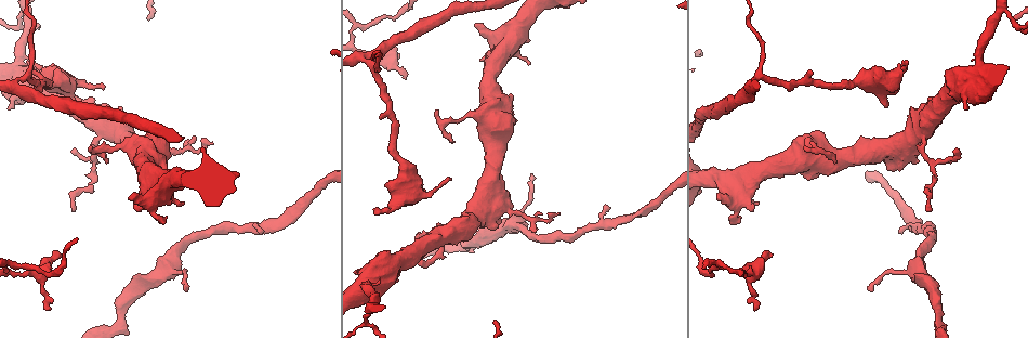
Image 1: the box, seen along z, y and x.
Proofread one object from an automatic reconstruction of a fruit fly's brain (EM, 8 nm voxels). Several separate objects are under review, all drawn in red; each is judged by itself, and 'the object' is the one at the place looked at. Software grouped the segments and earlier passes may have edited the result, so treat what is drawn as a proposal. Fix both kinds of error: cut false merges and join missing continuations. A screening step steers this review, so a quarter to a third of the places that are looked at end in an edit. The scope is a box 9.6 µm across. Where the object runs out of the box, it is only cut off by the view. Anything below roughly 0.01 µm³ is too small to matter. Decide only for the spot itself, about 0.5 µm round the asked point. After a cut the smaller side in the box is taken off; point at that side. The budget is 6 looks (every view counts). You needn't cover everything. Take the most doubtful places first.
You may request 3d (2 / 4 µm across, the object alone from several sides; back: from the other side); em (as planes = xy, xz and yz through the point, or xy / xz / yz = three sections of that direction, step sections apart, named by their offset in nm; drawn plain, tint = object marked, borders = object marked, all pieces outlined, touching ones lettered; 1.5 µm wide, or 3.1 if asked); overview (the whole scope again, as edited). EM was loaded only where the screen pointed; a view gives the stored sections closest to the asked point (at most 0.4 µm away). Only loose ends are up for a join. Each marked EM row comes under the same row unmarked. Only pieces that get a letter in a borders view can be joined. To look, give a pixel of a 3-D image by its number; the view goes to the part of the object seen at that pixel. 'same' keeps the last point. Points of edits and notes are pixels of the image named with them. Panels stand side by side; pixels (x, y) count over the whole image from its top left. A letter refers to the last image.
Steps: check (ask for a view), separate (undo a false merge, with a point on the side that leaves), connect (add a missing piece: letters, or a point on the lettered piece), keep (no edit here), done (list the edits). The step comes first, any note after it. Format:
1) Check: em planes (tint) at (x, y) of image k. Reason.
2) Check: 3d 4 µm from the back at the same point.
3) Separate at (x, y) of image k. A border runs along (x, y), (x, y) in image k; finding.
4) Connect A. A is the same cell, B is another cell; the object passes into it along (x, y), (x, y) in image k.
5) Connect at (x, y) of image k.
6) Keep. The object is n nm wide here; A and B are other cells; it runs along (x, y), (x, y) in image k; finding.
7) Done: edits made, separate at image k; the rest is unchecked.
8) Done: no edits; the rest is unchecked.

Check: em planes (borders) at (361, 59) of image 1. Sharp bend.

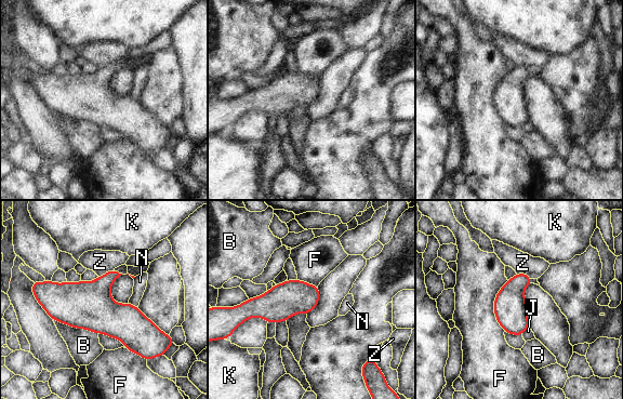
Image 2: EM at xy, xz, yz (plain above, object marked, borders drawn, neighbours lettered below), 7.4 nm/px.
Keep. B, F, J, K, N and Z are other cells; one neuron here.

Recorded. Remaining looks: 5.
Check: em planes (tint) at (772, 255) of image 1. An open end.

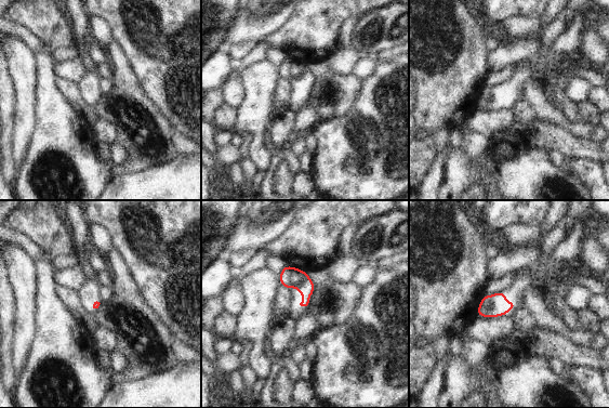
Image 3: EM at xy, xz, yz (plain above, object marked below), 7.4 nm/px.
Check: em planes (borders) at the same point. What lies round it.

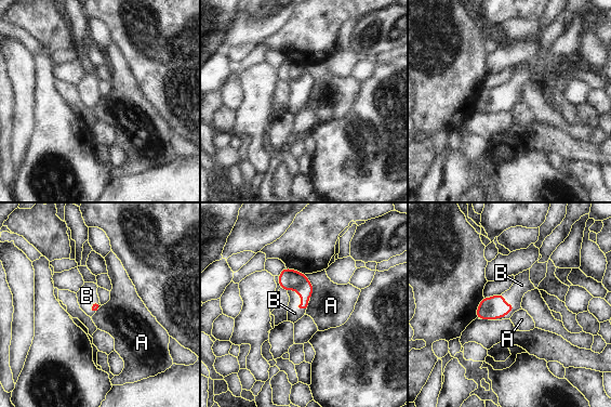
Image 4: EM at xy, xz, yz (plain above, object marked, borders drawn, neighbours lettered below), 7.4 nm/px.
Connect B. B is the same cell, A is another cell; the object passes into it along (492, 307), (503, 316), (515, 294) in image 4; it goes on there.

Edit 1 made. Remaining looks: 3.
Check: em planes (borders) at (186, 291) of image 1. Thin end.

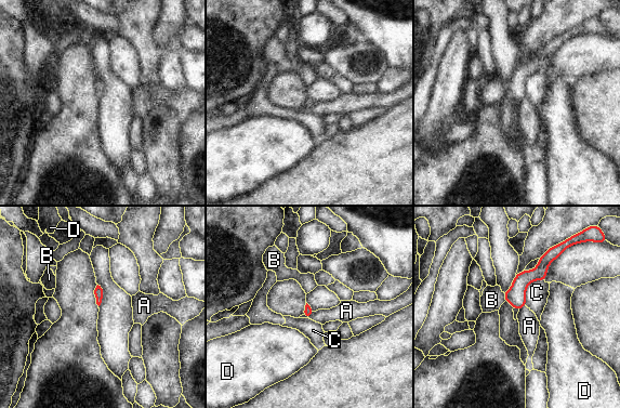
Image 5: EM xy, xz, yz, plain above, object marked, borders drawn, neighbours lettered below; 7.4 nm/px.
Connect B. The longest contact is with C, 240 nm; B is the same cell, A, C and D are other cells; the object passes into it along (516, 295), (503, 295), (491, 300) in image 5; it goes on there.

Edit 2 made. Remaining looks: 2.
Done: edits made, connect at image 4, connect at image 5; the rest is unchecked.

